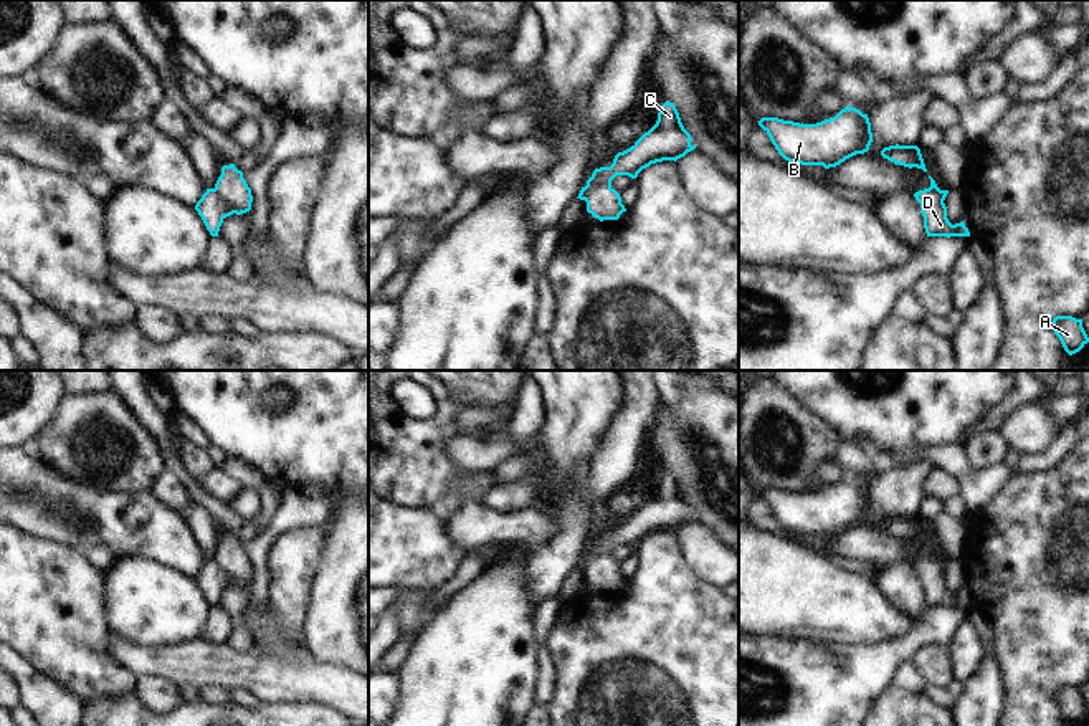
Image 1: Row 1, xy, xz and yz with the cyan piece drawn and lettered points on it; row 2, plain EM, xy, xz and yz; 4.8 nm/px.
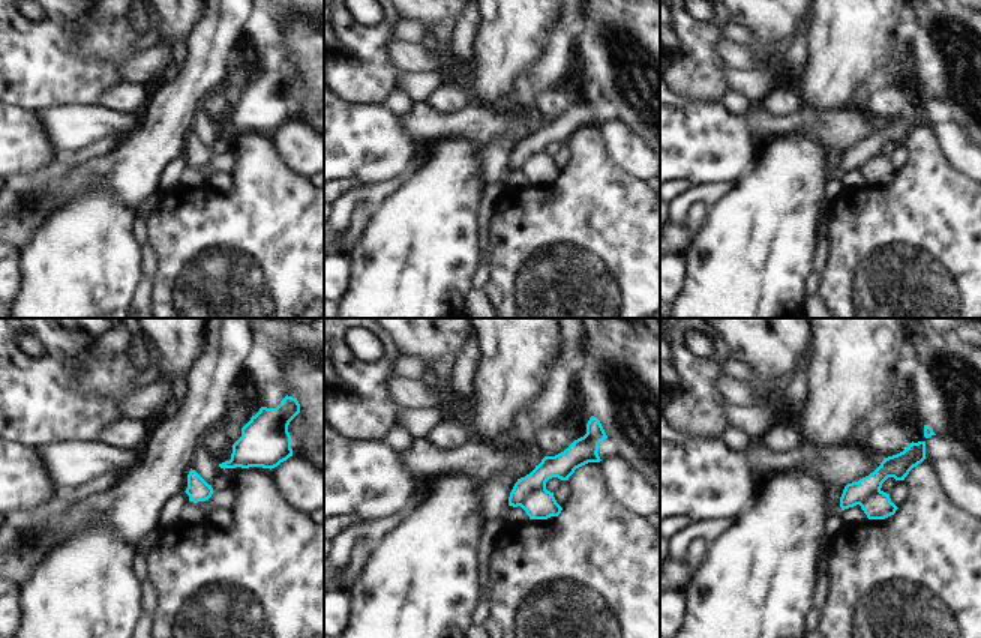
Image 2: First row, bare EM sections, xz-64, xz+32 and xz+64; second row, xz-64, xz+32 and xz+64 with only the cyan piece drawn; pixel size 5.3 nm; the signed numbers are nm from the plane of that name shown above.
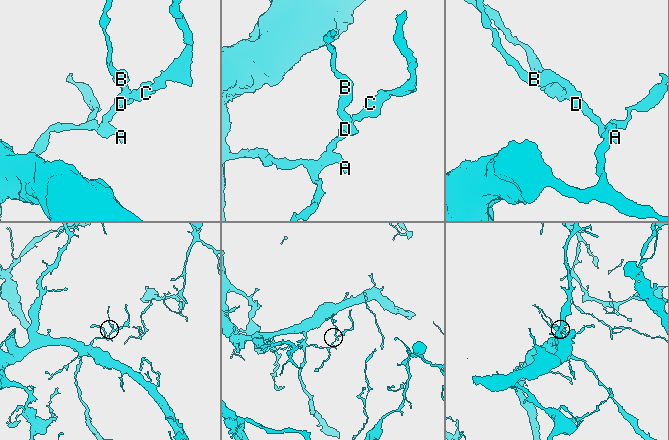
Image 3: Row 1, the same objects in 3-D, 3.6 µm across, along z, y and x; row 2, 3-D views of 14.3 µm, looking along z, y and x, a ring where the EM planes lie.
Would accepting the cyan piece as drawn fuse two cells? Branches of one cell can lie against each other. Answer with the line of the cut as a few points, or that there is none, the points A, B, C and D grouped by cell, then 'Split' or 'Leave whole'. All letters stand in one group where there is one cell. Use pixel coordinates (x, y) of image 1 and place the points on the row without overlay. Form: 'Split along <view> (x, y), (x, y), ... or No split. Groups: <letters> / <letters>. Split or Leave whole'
Split along xz (610, 554), (599, 548), (584, 569). Groups: A C D / B. Split.

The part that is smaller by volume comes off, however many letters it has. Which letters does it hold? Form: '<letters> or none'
B

